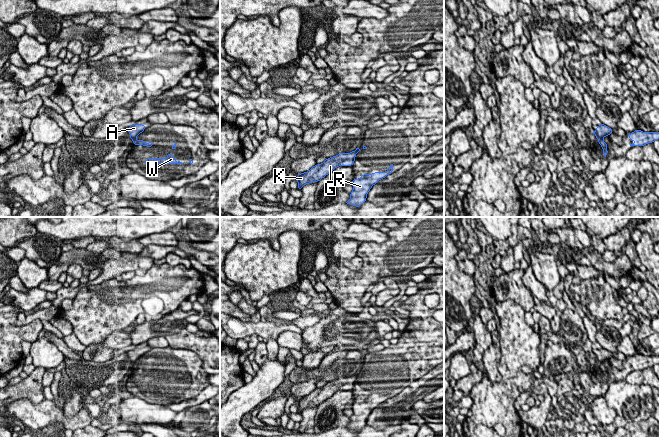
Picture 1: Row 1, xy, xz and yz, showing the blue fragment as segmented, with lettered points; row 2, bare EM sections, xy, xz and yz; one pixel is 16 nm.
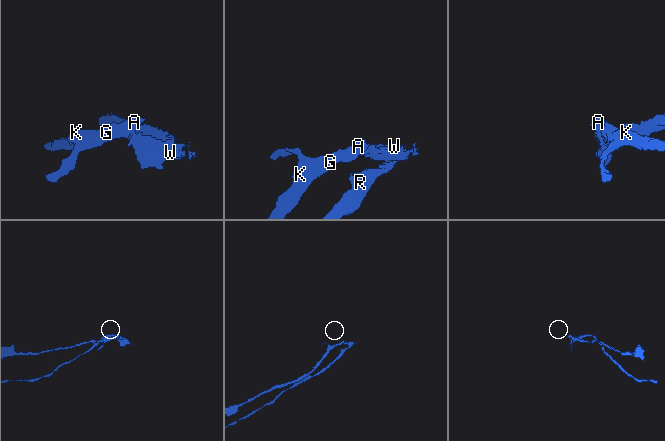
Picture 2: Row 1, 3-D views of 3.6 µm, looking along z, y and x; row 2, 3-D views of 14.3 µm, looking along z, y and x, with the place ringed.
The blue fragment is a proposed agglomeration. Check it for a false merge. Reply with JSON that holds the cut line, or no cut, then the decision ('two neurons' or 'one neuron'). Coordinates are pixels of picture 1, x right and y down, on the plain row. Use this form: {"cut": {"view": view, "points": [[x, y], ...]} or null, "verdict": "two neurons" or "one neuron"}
{"cut": {"view": "yz", "points": [[602, 362], [598, 364]]}, "verdict": "two neurons"}

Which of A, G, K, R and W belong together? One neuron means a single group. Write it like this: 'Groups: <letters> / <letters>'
Groups: A G K / R W

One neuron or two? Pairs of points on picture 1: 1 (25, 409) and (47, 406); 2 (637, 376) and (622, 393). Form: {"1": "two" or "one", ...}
{"1": "one", "2": "two"}

